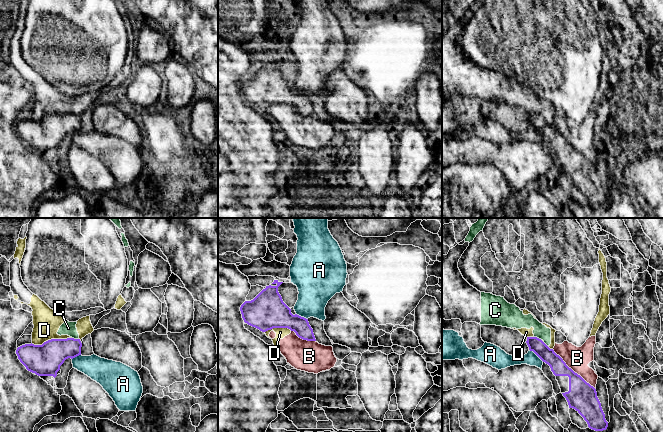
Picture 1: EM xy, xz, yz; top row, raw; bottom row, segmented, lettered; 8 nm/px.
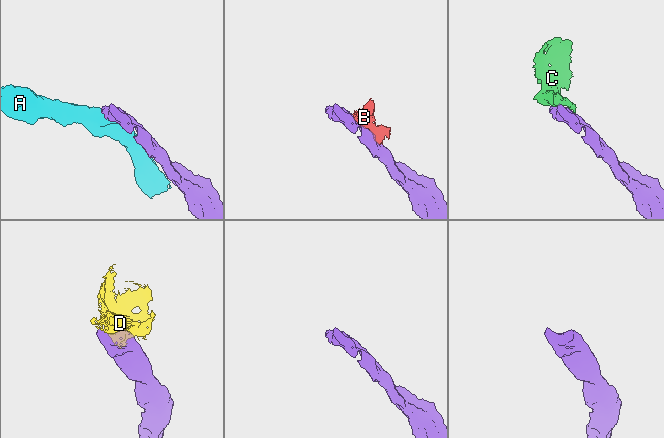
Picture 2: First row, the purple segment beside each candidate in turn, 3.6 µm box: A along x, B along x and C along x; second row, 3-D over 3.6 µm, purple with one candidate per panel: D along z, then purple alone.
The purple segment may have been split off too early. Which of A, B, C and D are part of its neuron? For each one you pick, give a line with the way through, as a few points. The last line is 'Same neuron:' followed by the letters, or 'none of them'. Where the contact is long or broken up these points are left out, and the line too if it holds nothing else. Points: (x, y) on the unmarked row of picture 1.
Same neuron: none of them

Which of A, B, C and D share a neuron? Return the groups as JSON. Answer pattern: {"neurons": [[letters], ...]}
{"neurons": [["A"], ["B", "C", "D"]]}

